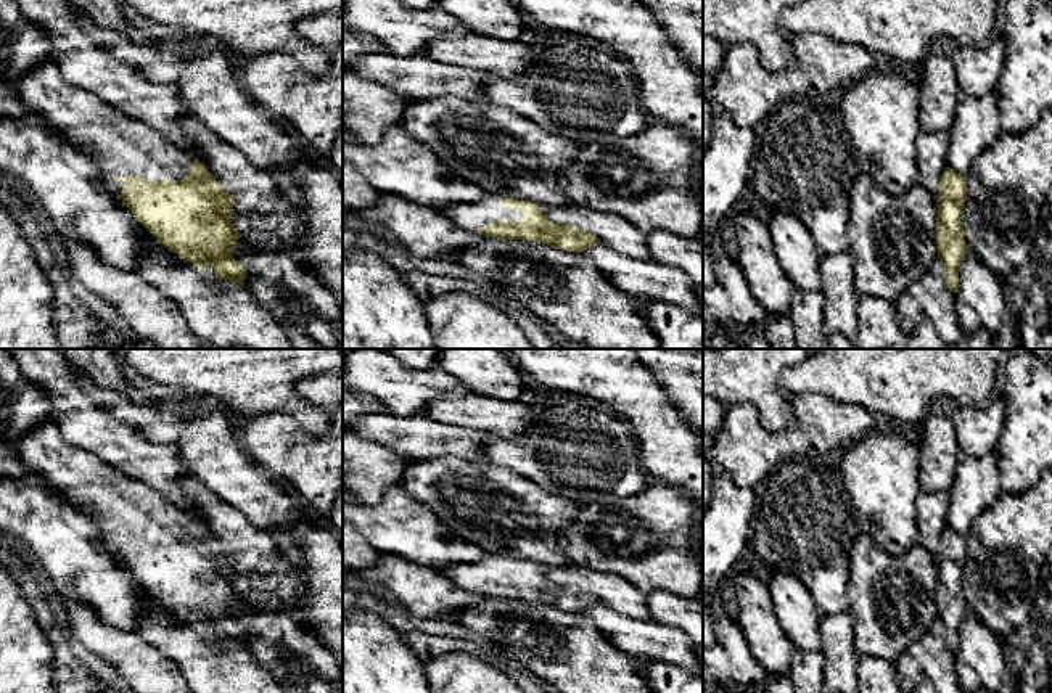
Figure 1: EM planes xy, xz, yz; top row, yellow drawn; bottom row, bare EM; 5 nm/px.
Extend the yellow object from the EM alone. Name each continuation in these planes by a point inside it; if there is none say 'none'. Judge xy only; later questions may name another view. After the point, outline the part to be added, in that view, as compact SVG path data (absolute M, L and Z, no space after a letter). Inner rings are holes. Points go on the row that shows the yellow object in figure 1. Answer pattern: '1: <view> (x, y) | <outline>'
1: xy (123, 147) | M53 61L19 77L14 90L35 119L97 162L119 199L124 188L117 177L179 182L195 167L195 159L158 129L68 84Z

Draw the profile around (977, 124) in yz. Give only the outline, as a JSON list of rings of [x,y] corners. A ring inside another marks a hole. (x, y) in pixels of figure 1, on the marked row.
[[[996,92],[984,96],[960,93],[949,130],[947,166],[967,177],[973,161],[988,151],[1002,132]]]

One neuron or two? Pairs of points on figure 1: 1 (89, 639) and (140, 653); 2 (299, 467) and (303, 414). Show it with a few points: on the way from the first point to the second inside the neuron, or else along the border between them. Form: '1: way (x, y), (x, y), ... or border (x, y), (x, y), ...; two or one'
1: way (102, 639), (127, 653); one
2: border (325, 433), (311, 436); two

